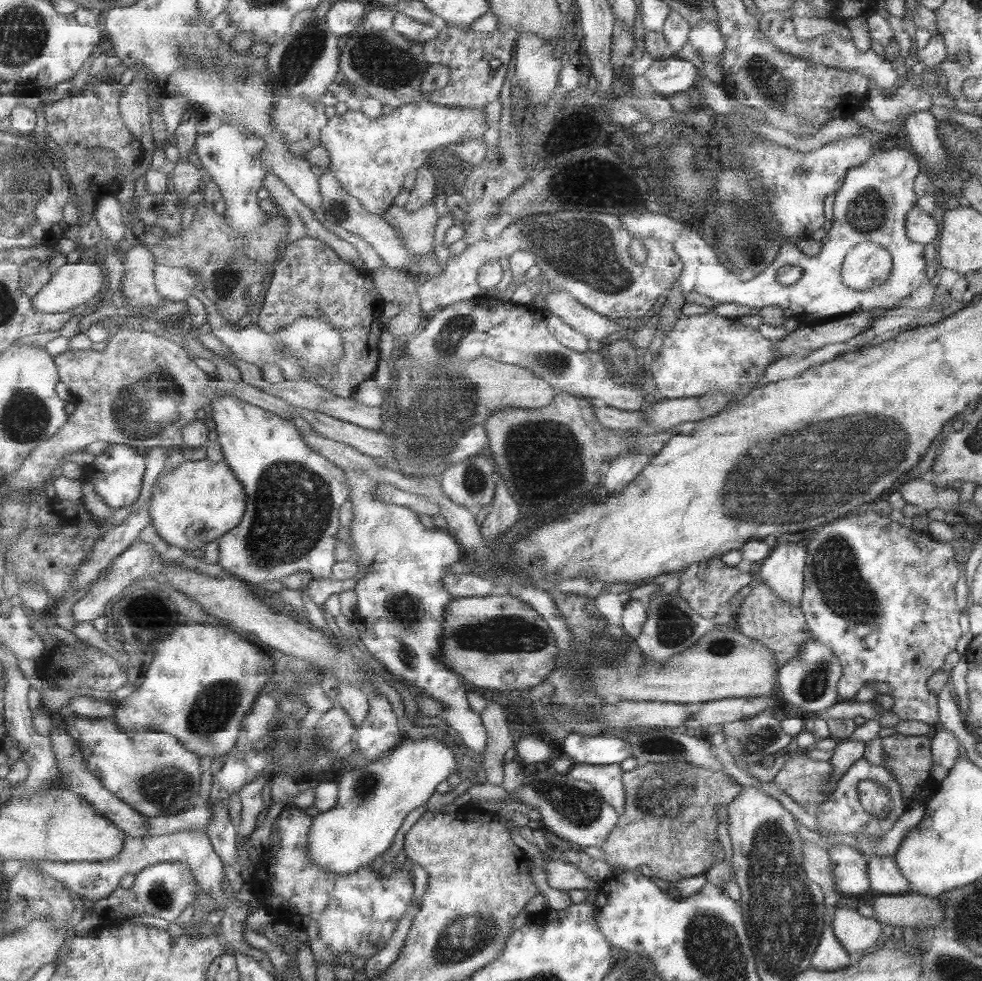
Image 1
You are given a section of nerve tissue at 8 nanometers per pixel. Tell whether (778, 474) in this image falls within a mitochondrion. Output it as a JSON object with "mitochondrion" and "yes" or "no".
{"mitochondrion":"yes"}

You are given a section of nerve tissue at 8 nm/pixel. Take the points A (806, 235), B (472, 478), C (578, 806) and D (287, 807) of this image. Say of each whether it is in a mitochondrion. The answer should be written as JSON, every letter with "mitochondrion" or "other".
{"A":"other","B":"mitochondrion","C":"mitochondrion","D":"other"}

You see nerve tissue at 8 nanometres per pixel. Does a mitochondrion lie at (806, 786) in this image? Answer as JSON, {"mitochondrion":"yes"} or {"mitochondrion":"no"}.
{"mitochondrion":"yes"}

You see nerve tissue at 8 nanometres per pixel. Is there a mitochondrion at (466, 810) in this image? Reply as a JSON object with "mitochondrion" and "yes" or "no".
{"mitochondrion":"no"}

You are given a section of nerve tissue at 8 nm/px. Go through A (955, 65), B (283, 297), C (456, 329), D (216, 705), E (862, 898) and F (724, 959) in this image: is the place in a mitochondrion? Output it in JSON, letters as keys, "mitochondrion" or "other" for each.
{"A":"other","B":"other","C":"mitochondrion","D":"mitochondrion","E":"other","F":"mitochondrion"}

